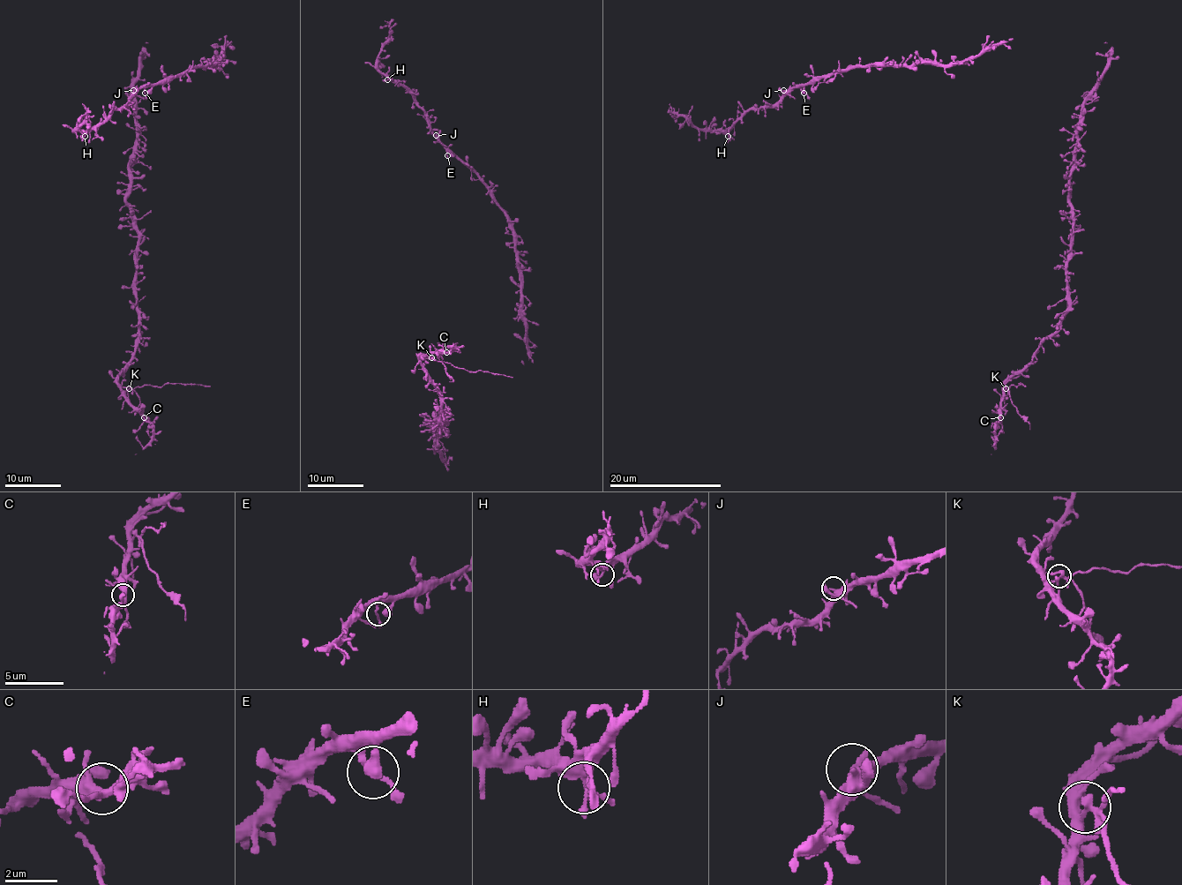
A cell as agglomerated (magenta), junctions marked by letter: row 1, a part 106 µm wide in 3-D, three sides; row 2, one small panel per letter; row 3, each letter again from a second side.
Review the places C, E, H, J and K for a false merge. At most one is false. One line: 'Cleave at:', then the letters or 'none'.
Cleave at: K

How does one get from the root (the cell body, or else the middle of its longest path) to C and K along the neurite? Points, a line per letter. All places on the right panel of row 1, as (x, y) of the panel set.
C: (1096, 52), (1107, 57), (1107, 70), (1084, 105), (1070, 179), (1069, 311), (1035, 356), (1004, 385), (1000, 417)
K: (1096, 52), (1107, 57), (1107, 70), (1084, 105), (1070, 179), (1069, 311), (1035, 356), (1006, 383), (1006, 389)

